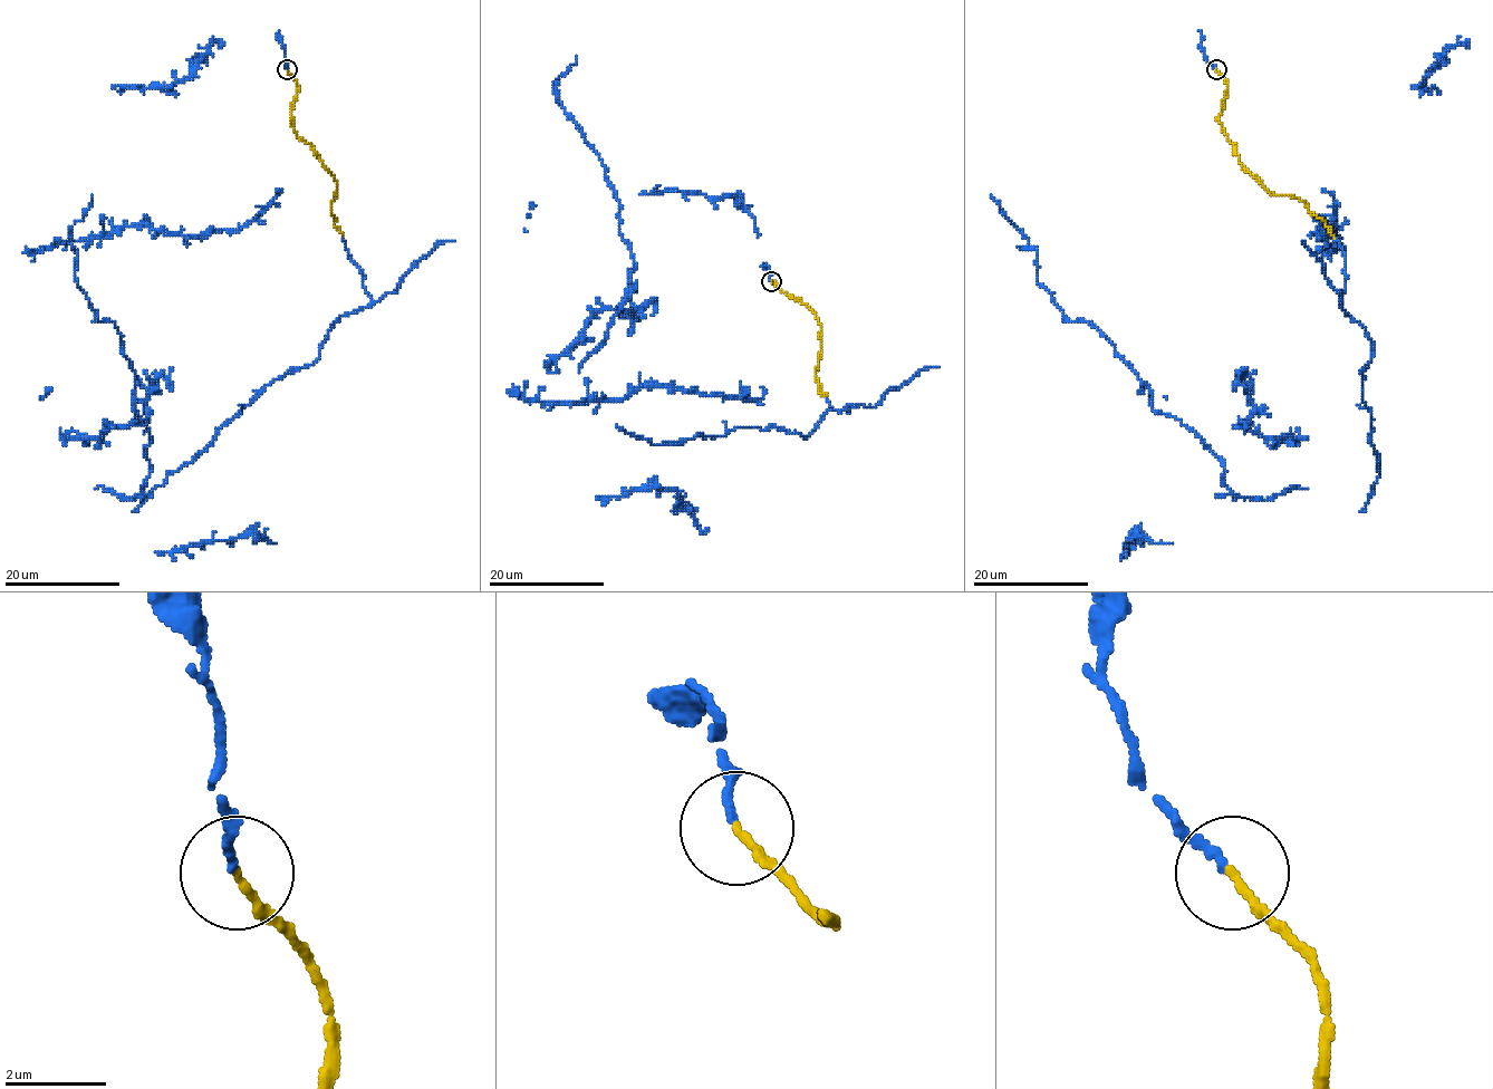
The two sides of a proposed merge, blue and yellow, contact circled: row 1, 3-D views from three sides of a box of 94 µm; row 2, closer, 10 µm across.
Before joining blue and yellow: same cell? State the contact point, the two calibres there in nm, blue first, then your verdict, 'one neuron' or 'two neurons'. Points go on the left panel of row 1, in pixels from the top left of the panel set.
(287, 69) | 170/150 nm | one neuron

